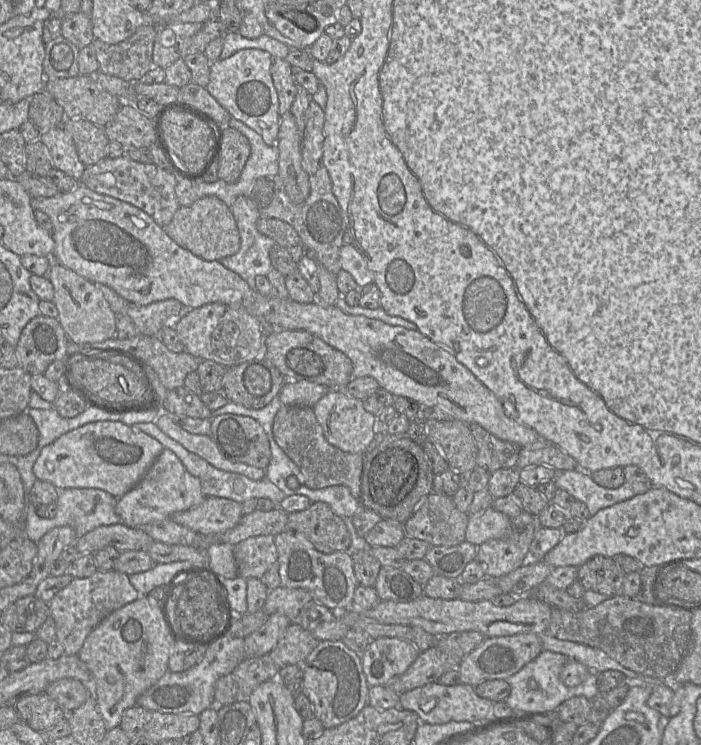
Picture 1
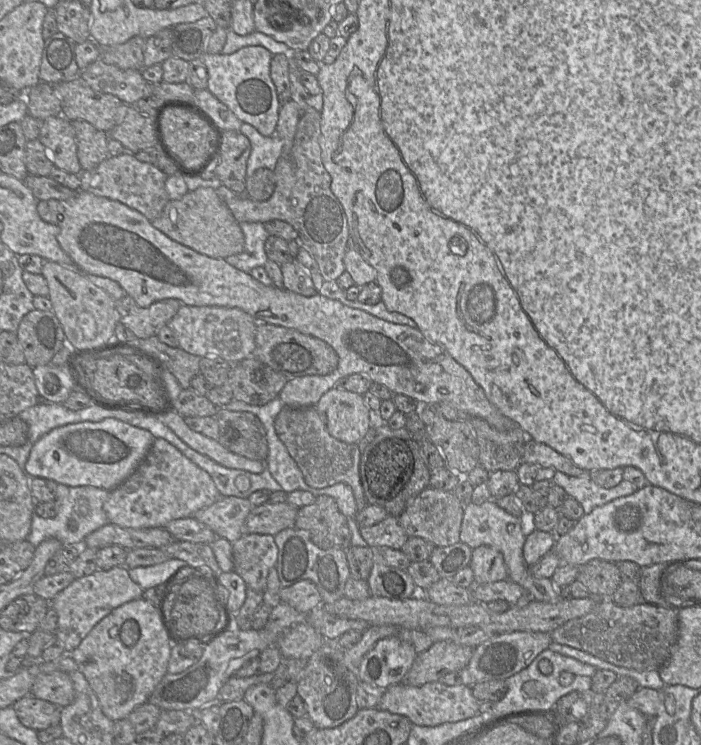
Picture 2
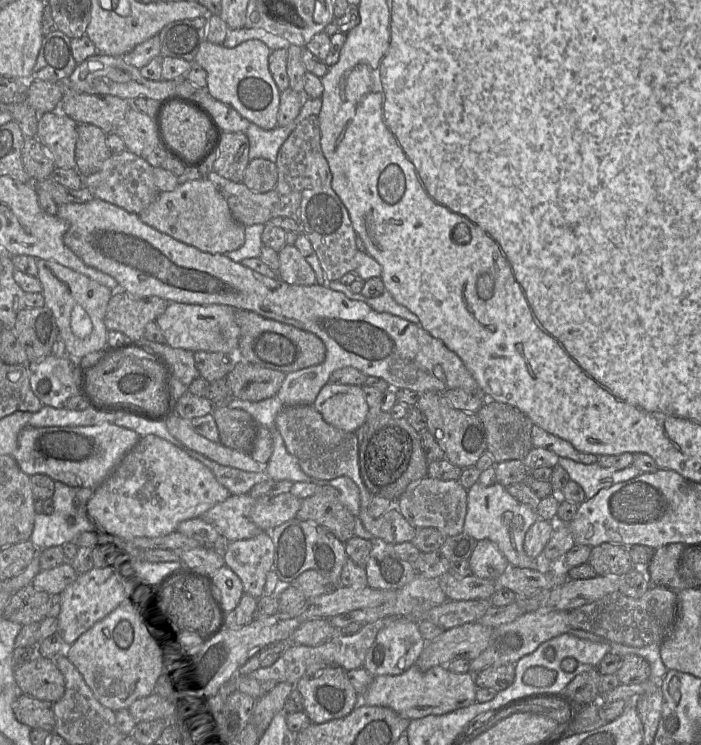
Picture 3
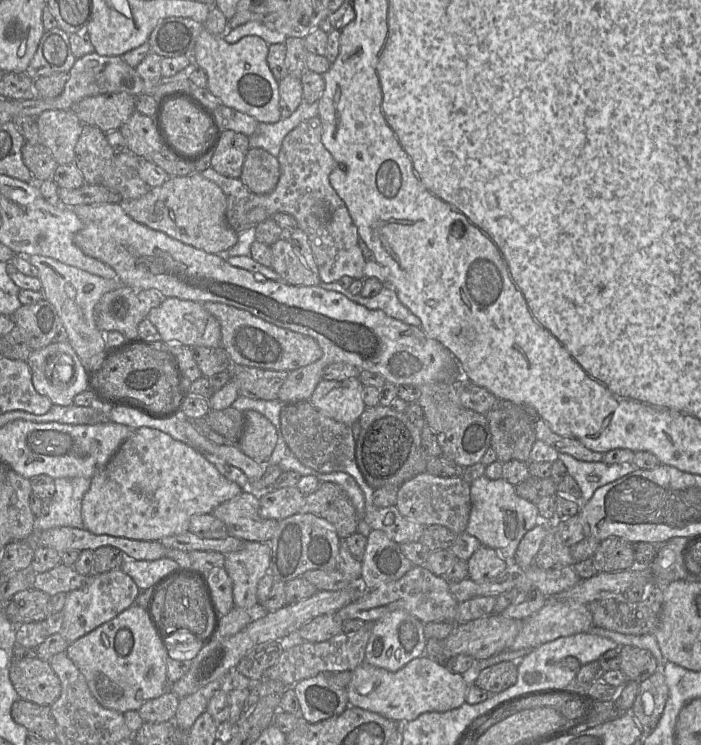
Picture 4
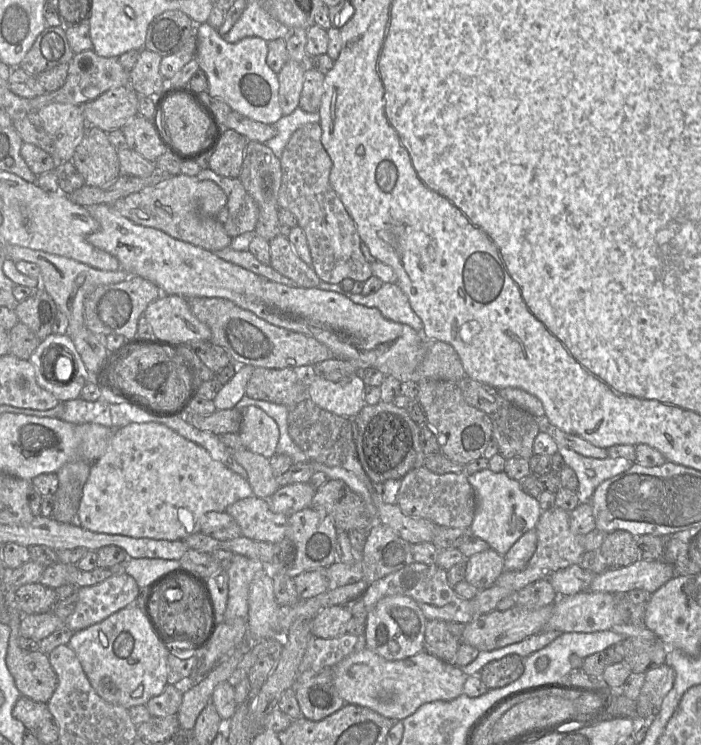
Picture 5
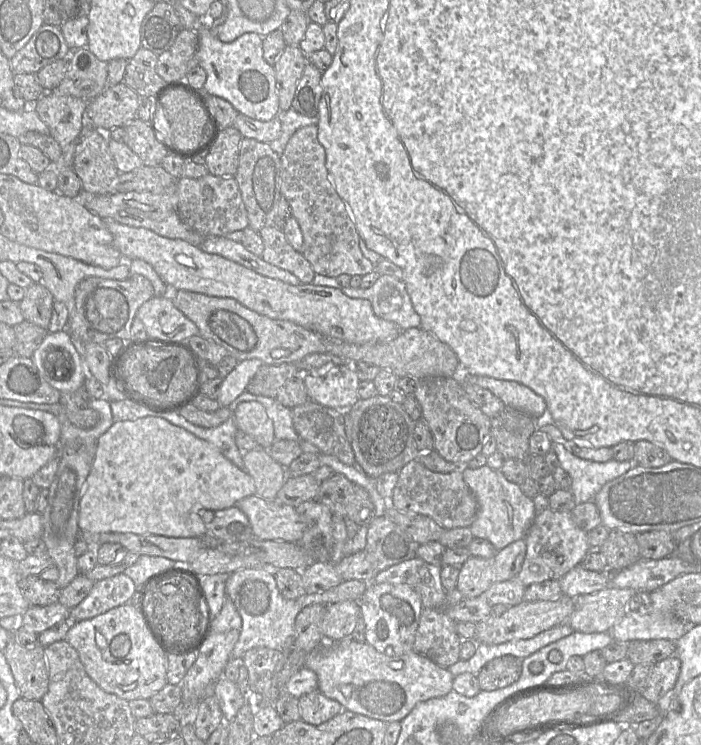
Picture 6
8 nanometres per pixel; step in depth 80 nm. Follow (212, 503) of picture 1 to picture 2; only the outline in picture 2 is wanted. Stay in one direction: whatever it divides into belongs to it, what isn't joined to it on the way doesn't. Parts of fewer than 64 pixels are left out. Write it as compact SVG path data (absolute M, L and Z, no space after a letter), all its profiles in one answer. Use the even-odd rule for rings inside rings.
M220 497L192 517L210 528L216 537L233 543L243 535L242 527L251 509L247 498Z

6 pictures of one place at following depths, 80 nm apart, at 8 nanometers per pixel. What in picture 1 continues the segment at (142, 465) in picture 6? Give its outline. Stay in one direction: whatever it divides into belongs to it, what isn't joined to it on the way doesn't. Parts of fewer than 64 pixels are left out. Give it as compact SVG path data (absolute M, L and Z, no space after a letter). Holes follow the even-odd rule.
M164 448L142 479L127 493L117 498L115 511L120 518L120 523L128 527L142 527L154 521L168 519L174 513L196 506L205 497L199 479L187 472L179 458L171 450Z

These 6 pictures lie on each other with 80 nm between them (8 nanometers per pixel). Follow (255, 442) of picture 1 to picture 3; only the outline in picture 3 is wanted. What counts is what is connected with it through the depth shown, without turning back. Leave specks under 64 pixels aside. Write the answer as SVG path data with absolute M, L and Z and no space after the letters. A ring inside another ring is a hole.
M216 406L212 411L220 443L226 447L250 454L257 434L257 423L242 409Z

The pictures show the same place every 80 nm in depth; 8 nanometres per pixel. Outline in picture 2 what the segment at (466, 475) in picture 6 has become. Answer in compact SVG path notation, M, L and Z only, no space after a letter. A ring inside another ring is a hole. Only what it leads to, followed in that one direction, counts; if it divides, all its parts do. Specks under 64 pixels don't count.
M494 499L482 504L472 502L464 506L464 515L460 530L460 541L471 549L479 546L490 546L499 551L508 570L508 579L518 584L531 599L541 602L557 602L562 592L548 578L536 578L523 558L523 547L527 536L527 522L524 518L515 517L501 509Z

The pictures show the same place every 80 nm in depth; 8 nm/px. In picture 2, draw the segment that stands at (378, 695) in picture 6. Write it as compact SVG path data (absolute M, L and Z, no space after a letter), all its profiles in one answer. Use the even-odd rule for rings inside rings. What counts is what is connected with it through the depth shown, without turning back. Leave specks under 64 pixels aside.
M441 681L421 686L398 683L384 690L378 704L381 710L407 717L414 725L438 726L458 722L481 714L481 702L474 697L472 688L464 684L448 686Z

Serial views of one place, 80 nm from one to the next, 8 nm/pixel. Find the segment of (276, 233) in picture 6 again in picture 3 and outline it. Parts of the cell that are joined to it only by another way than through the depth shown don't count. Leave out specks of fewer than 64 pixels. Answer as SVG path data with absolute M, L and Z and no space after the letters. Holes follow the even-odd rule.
M285 245L279 252L278 277L291 285L310 286L316 283L311 266L294 245Z

